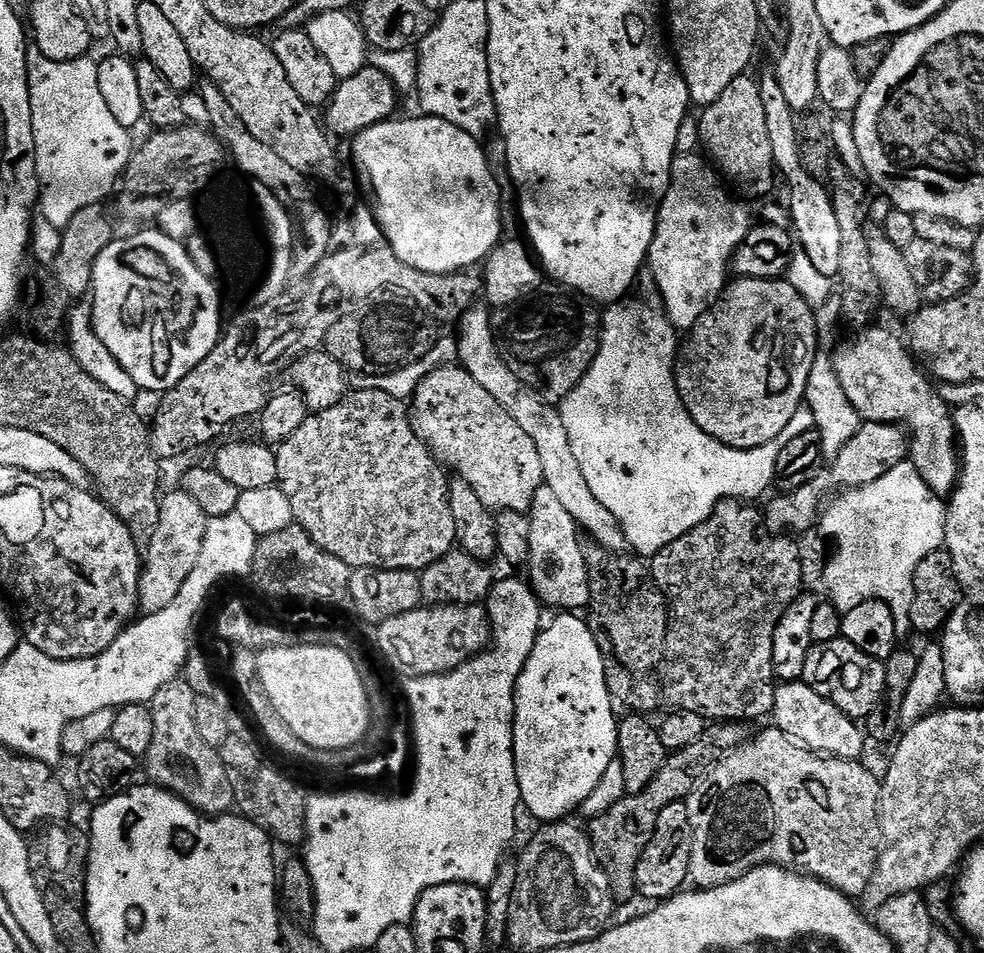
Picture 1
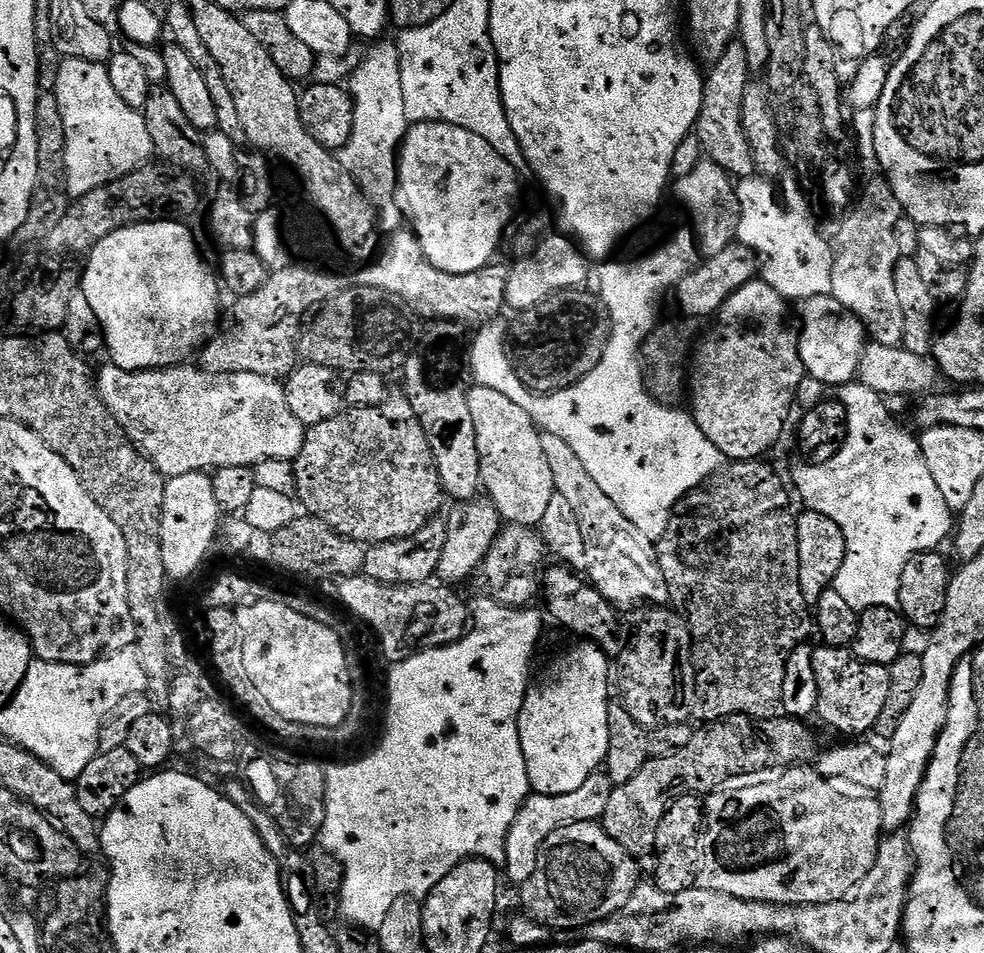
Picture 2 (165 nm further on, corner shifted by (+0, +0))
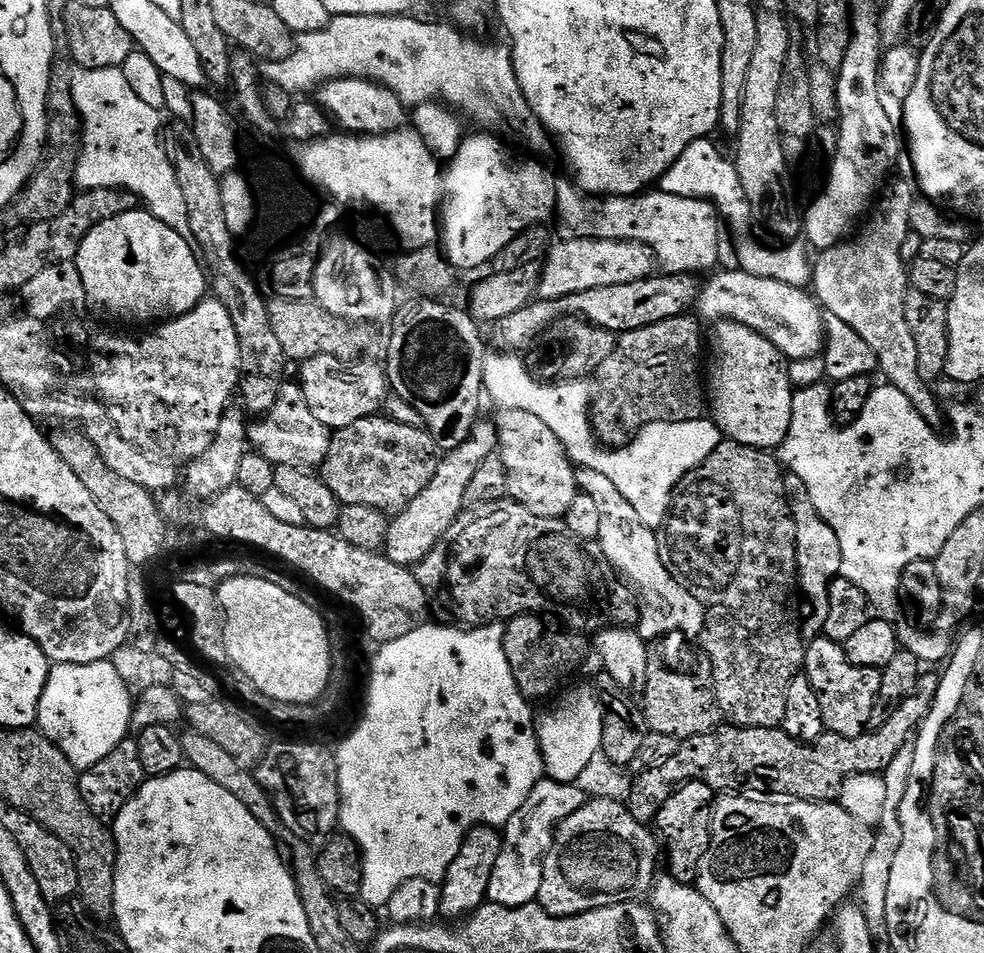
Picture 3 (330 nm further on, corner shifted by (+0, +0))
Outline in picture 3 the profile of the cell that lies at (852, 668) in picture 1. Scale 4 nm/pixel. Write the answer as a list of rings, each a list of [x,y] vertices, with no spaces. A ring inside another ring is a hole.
[[[817,638],[807,645],[802,668],[810,686],[814,686],[814,694],[818,694],[822,722],[827,731],[846,738],[869,731],[872,714],[880,698],[881,669],[854,666],[854,662],[846,658],[844,646],[827,638]]]

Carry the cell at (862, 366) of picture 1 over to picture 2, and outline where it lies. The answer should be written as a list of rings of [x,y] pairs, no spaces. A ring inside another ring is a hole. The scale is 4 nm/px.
[[[832,295],[799,301],[798,308],[801,324],[798,328],[800,357],[804,363],[805,373],[825,386],[853,383],[860,370],[866,343],[863,322],[852,312],[846,312],[842,302],[835,300]]]

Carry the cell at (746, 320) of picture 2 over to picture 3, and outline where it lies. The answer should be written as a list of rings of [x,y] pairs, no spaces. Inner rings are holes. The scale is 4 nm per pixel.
[[[722,320],[711,325],[712,337],[706,340],[706,404],[710,418],[720,427],[721,437],[738,442],[742,446],[779,449],[790,430],[792,421],[792,397],[794,387],[788,376],[789,361],[761,334],[750,326],[734,320]]]

